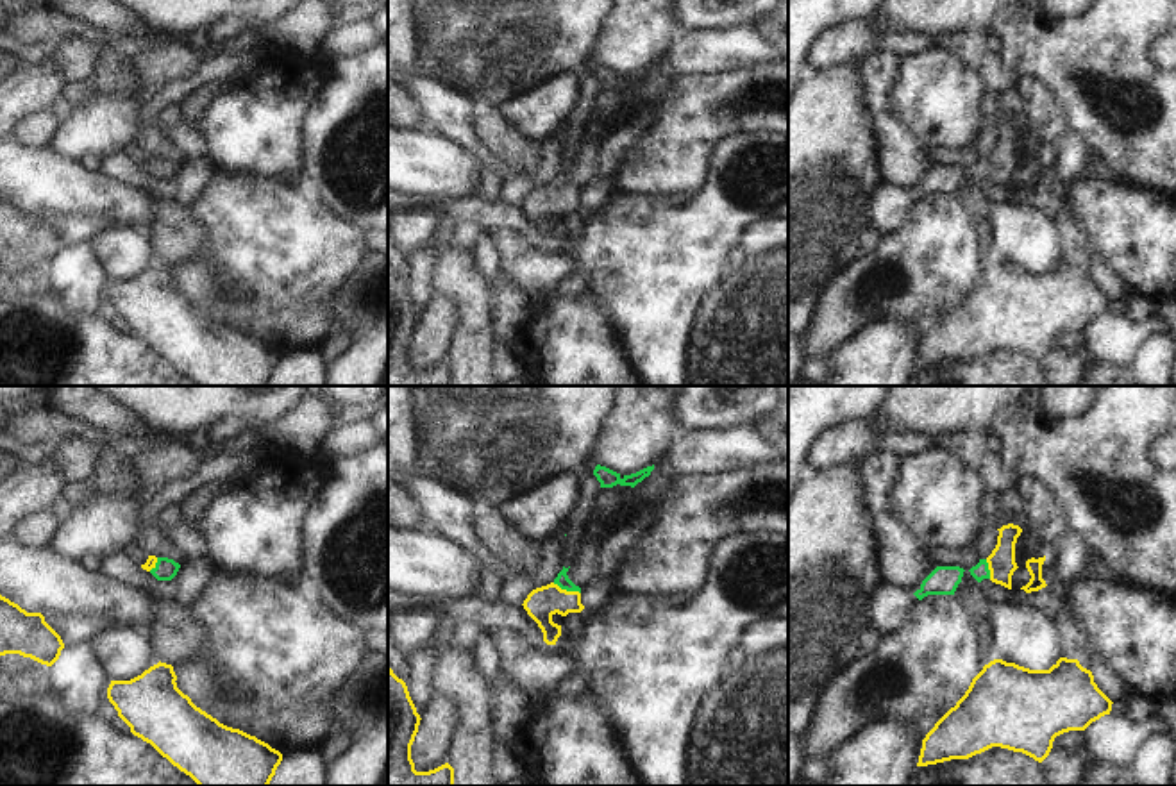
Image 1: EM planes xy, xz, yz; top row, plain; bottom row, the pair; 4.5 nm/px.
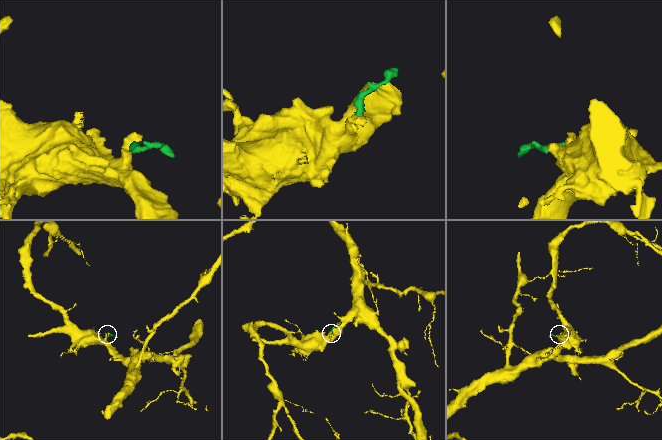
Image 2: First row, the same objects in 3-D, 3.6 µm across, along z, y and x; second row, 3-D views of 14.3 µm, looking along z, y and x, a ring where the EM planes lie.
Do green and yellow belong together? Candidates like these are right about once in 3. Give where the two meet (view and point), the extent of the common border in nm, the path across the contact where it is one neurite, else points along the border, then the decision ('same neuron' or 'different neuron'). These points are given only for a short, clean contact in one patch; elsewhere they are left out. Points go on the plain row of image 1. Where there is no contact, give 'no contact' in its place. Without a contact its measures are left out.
meets green in xz at (567, 190); contact 140 nm long; runs through xz (562, 179), (567, 190), (560, 197), (542, 202); same neuron

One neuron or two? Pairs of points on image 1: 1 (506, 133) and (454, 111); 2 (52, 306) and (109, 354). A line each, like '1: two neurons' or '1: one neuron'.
1: two neurons
2: one neuron

